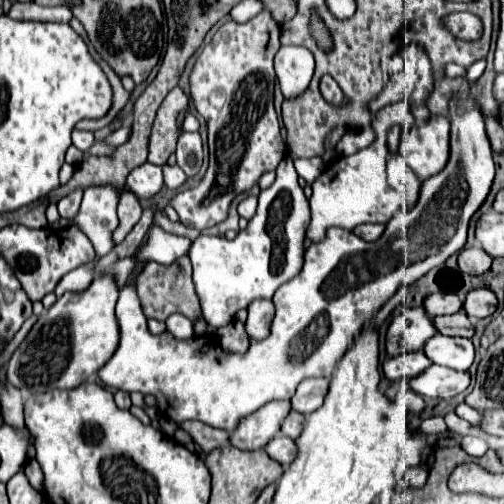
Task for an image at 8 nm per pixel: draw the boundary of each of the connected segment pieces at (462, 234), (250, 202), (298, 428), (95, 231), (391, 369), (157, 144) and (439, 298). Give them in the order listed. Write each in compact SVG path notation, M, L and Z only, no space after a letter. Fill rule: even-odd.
M469 91L454 96L454 100L450 101L449 113L451 113L450 122L452 122L450 160L446 168L438 172L438 176L424 180L426 184L422 184L420 198L414 210L396 214L388 222L384 236L380 236L380 240L376 242L360 240L348 230L330 228L330 232L326 234L322 242L312 244L306 250L302 272L296 278L292 278L288 284L282 284L278 288L274 296L276 316L272 322L270 336L264 338L262 342L252 340L246 354L226 354L222 352L218 342L212 342L212 338L208 336L196 336L188 342L174 340L170 332L152 336L146 324L146 316L142 316L142 306L138 304L138 296L134 292L134 276L138 276L138 272L142 272L146 264L136 262L132 274L128 276L126 284L120 290L120 298L116 304L116 318L120 324L120 344L114 356L110 358L110 362L106 364L106 368L98 372L100 380L118 390L156 396L158 410L164 416L168 414L168 418L176 422L200 420L214 428L224 428L232 432L232 428L238 426L238 420L242 420L242 416L250 416L250 412L256 412L270 400L284 400L294 396L296 386L304 378L312 378L312 376L330 378L338 360L362 334L364 326L386 304L386 300L390 300L396 294L396 290L402 284L416 282L426 272L430 272L436 266L442 266L452 254L460 252L466 246L470 218L482 206L492 186L494 162L492 162L490 142L484 130L484 118L478 110L478 105L470 97Z
M246 196L240 204L238 204L238 214L246 220L250 220L256 212L256 196Z
M290 412L288 418L282 424L282 434L290 438L298 438L302 434L302 424L306 422L306 414L300 412Z
M127 184L122 188L110 188L110 186L96 186L86 188L80 212L74 220L60 220L62 226L78 224L86 236L92 240L96 254L106 256L116 246L112 240L112 232L118 228L118 214L116 204L122 192L129 190Z
M420 350L420 352L404 352L396 358L388 358L382 364L384 376L388 380L408 380L418 376L418 372L424 372L432 362L428 360L428 356Z
M176 86L164 98L156 114L156 122L154 122L152 136L150 136L150 154L148 154L150 164L164 166L168 158L174 154L178 136L182 134L178 126L178 116L180 112L188 112L188 104L190 104L190 98L180 86Z
M438 292L438 294L430 294L424 300L424 308L430 316L456 314L458 310L462 310L462 300L452 292Z

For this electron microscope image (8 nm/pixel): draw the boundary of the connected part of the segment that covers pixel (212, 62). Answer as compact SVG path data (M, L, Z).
M260 12L256 18L248 20L246 24L238 24L234 20L222 24L214 34L212 42L202 50L198 56L194 70L190 74L190 94L196 104L200 116L208 122L208 146L210 146L210 166L194 190L184 190L174 196L170 202L172 208L178 212L180 222L190 228L210 228L220 224L228 216L228 206L236 194L250 190L258 178L268 172L276 170L280 160L284 158L284 142L278 128L278 116L274 112L274 52L278 52L280 42L280 24L270 16L270 12Z

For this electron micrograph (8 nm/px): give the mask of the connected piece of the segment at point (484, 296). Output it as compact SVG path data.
M478 288L478 290L472 290L468 292L466 300L464 300L464 310L468 316L474 316L474 318L486 318L486 316L492 316L496 312L496 306L498 306L498 298L492 290L488 288Z

